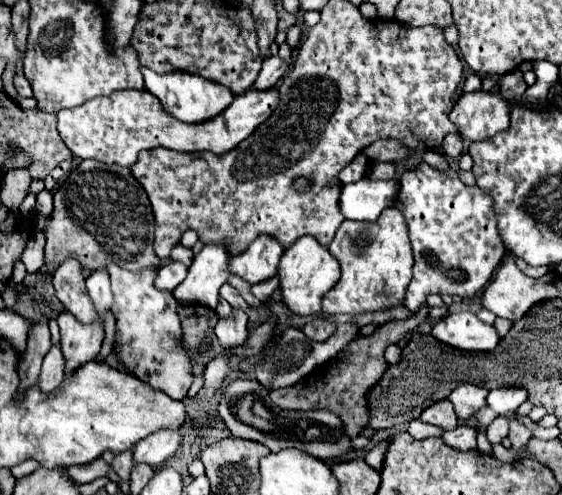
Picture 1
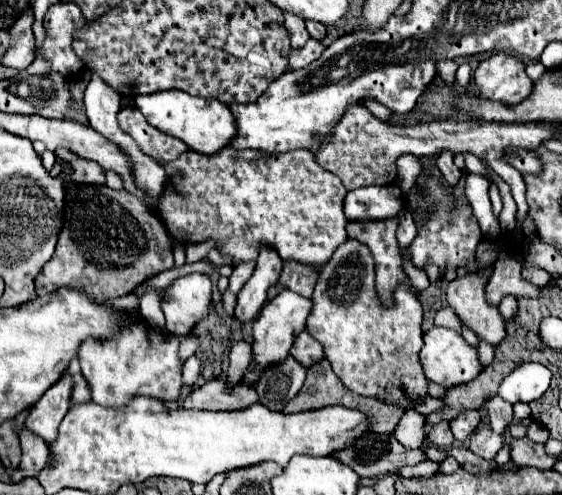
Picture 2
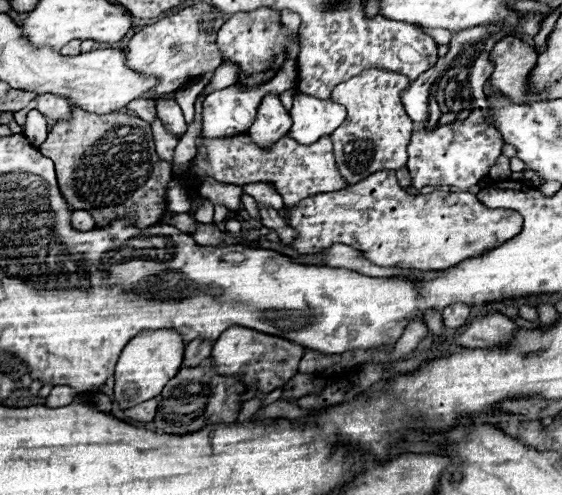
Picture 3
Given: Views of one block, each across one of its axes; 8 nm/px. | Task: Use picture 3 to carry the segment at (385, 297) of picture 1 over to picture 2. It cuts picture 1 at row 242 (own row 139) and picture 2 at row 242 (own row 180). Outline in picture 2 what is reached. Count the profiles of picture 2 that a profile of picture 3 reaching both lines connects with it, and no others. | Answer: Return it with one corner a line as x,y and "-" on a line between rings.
346,240
336,248
332,258
322,266
314,296
312,312
306,322
306,332
316,338
324,348
324,358
330,362
334,374
344,382
344,386
360,396
374,396
390,404
416,408
420,400
428,396
428,382
418,362
418,352
422,348
422,304
406,288
396,290
396,306
382,308
374,290
374,260
370,250
358,240

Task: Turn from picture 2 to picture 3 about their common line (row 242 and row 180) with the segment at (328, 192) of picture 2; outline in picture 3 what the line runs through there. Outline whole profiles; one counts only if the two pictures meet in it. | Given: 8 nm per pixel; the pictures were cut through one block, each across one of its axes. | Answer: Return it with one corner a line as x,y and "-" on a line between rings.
238,134
230,138
204,140
204,146
208,150
208,160
202,160
200,156
196,156
188,172
180,178
180,182
190,186
192,190
196,190
196,184
198,184
194,178
202,178
202,176
212,176
216,182
236,184
236,186
244,186
252,182
268,182
276,186
276,190
282,194
284,206
294,206
302,198
308,198
320,192
334,192
346,186
334,162
330,136
314,142
314,146
296,144
290,136
284,136
272,148
262,150
246,134

